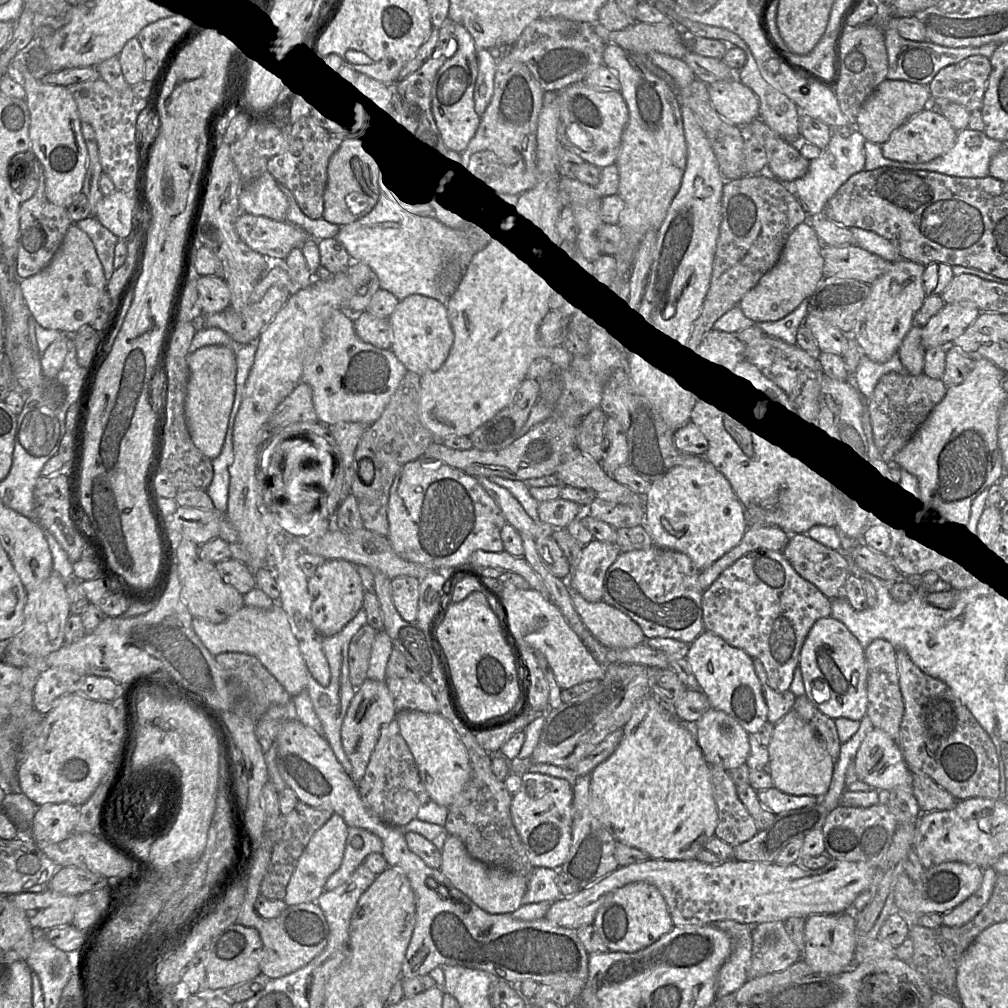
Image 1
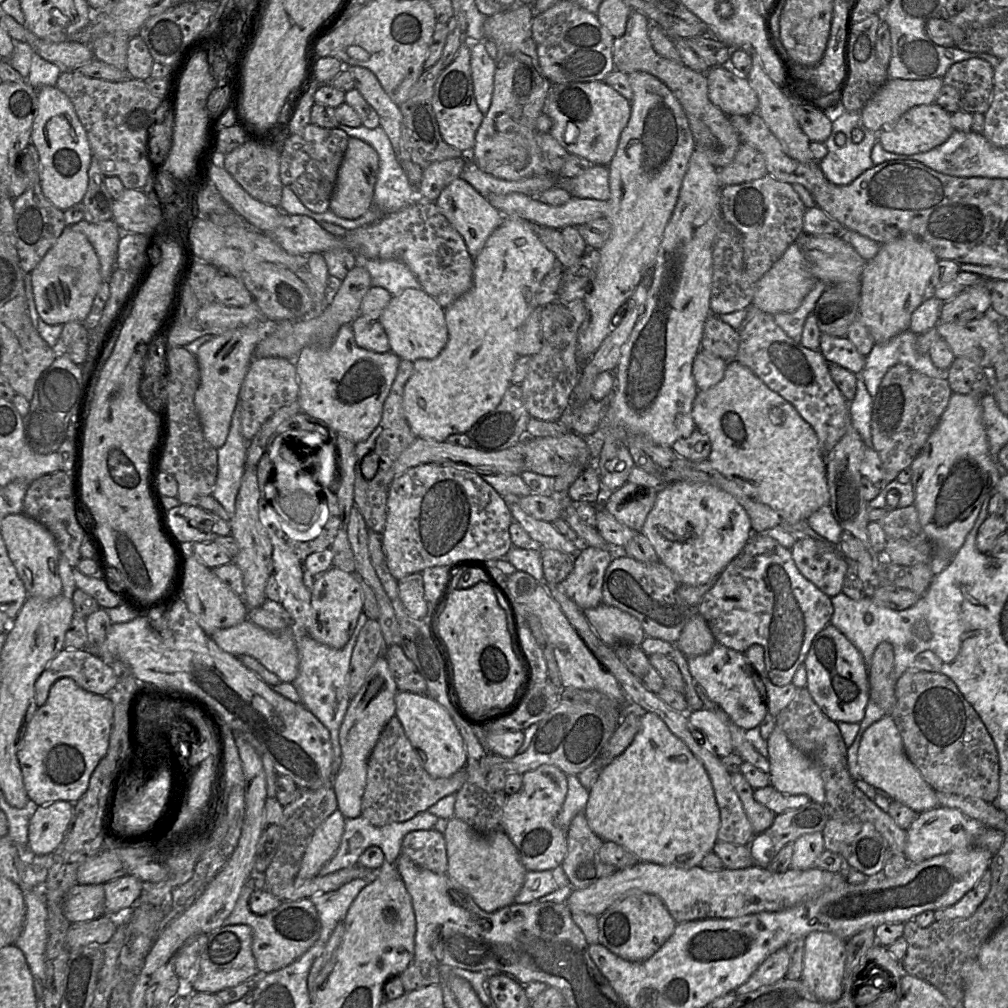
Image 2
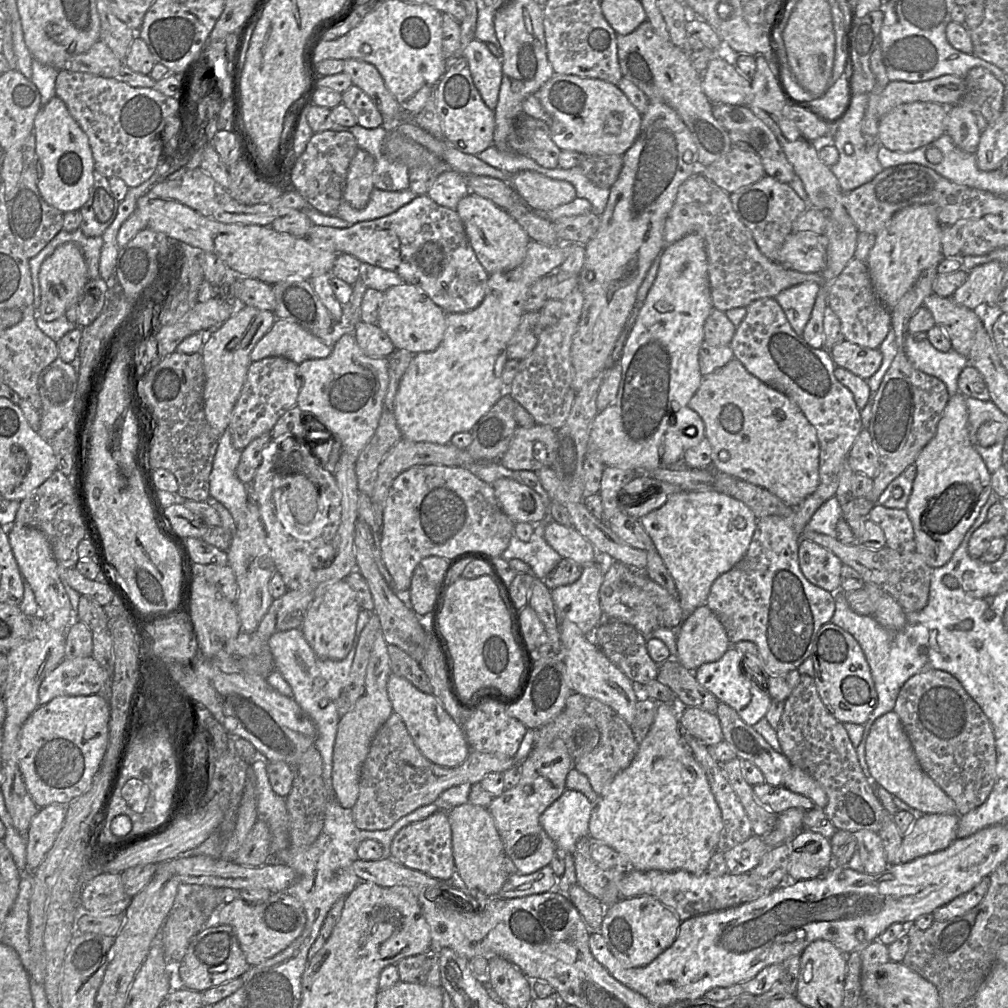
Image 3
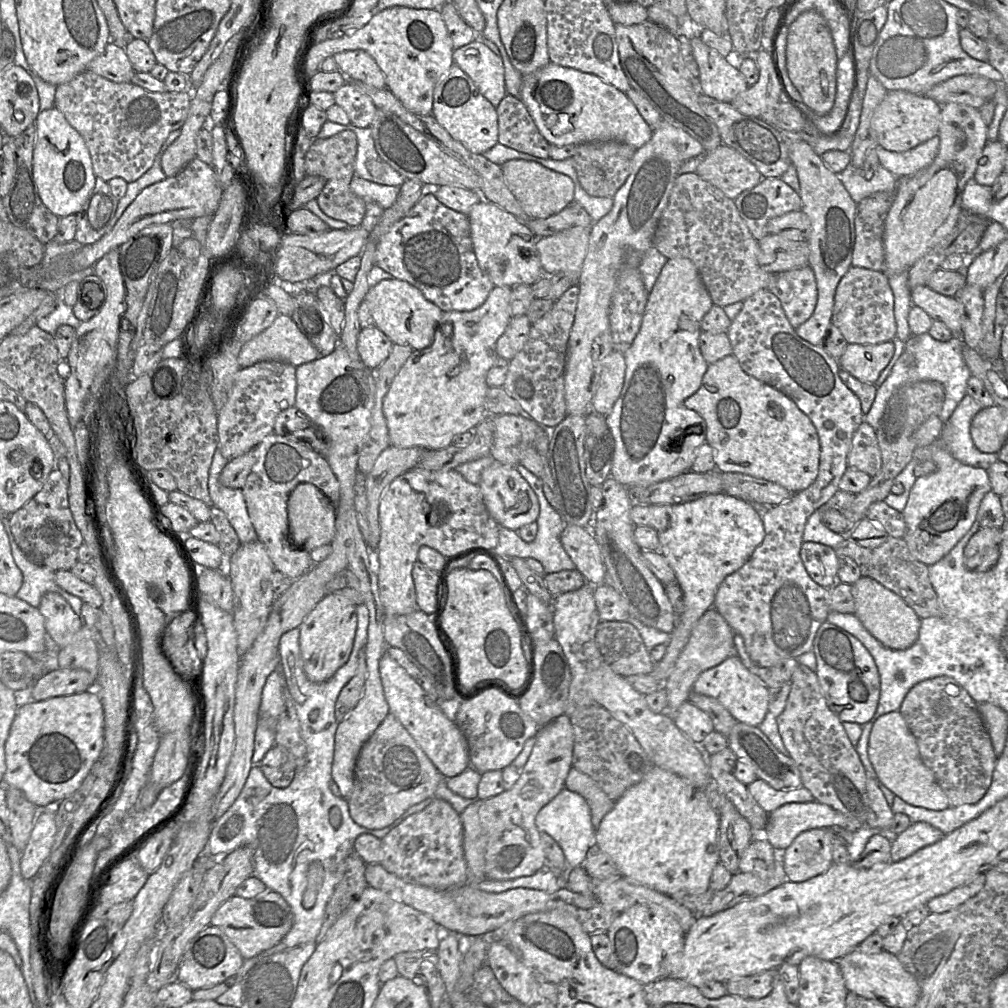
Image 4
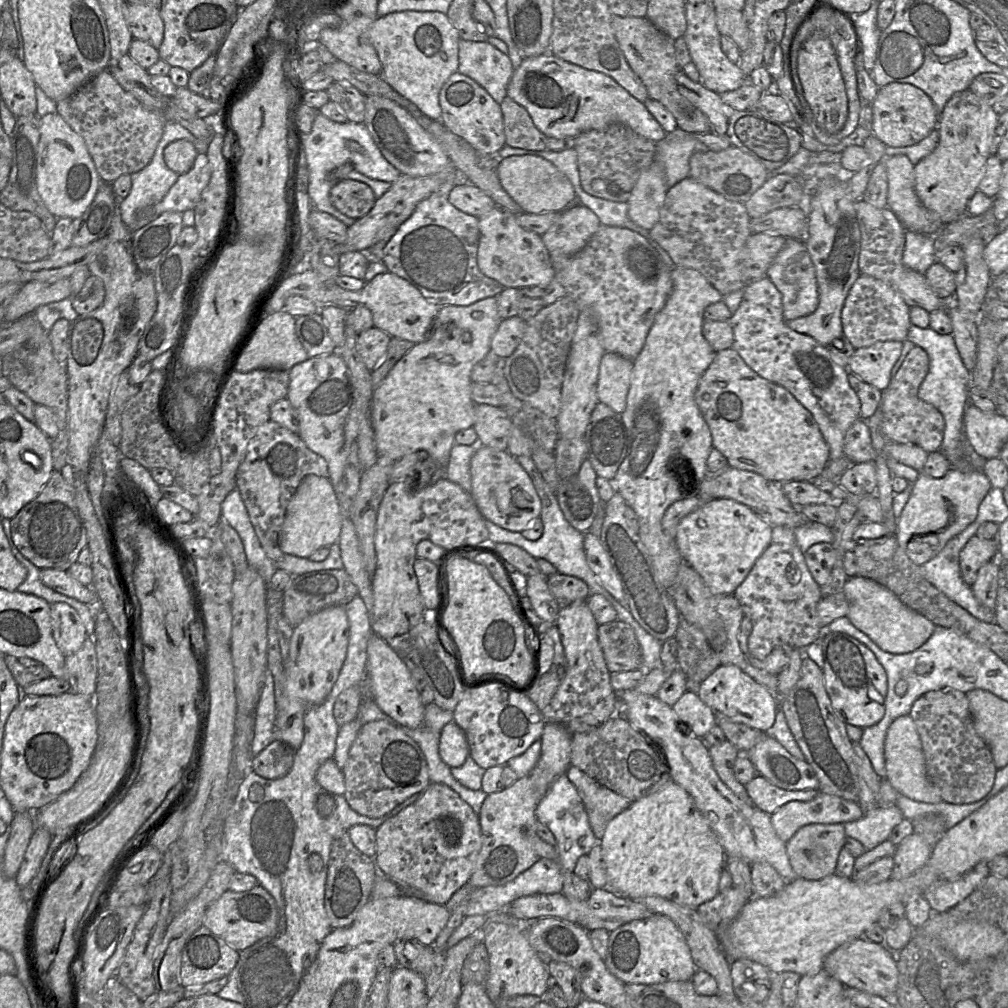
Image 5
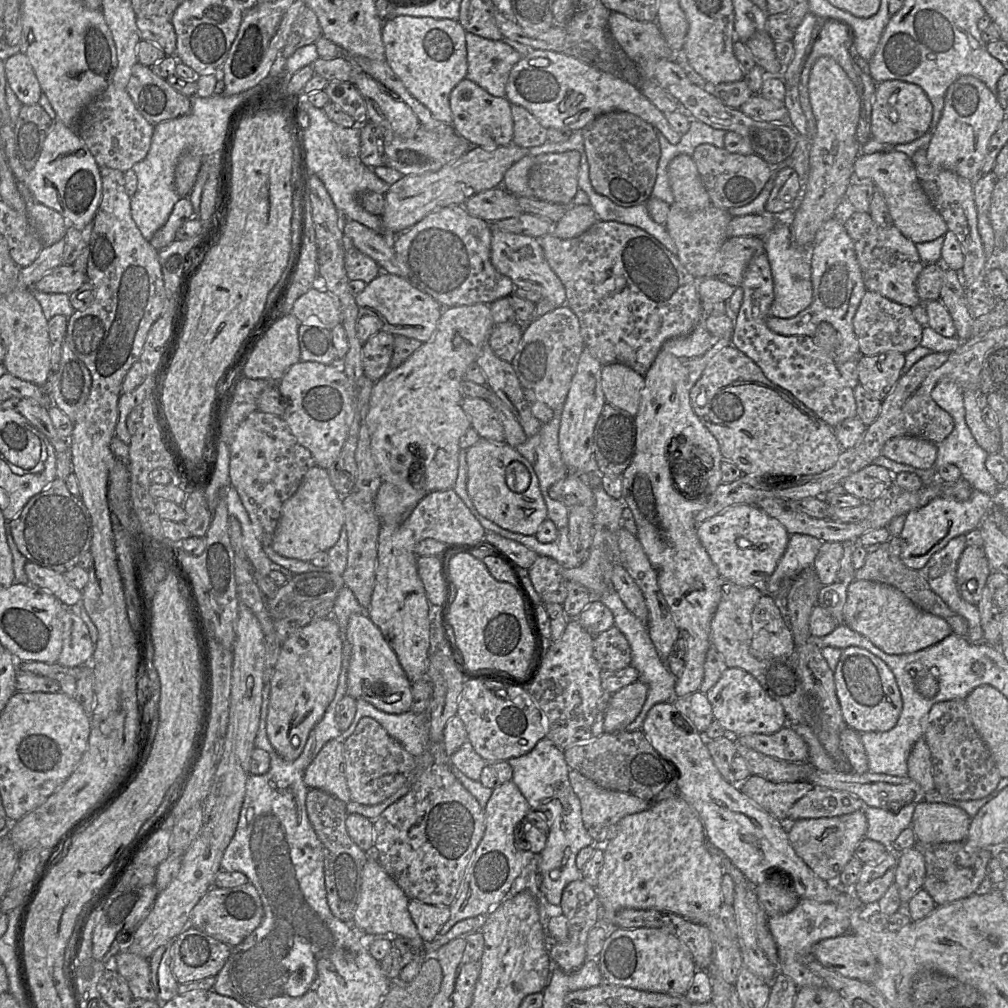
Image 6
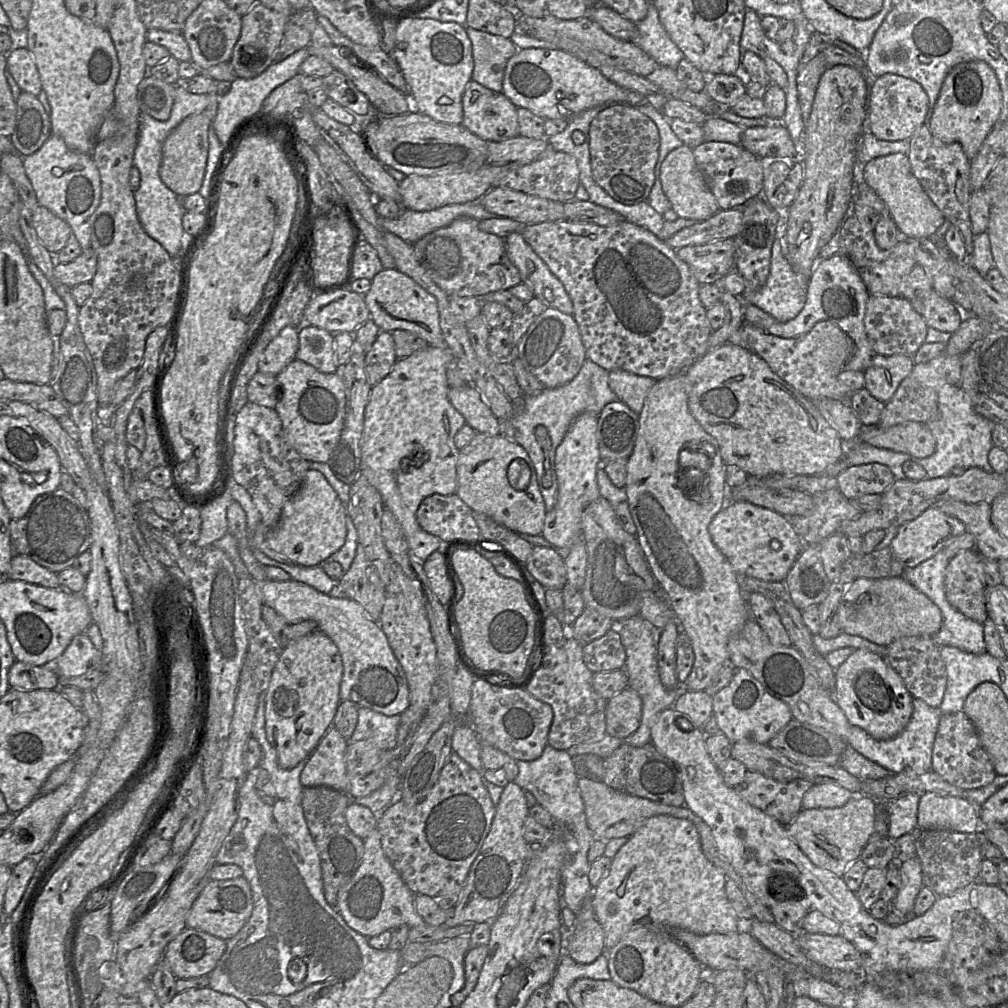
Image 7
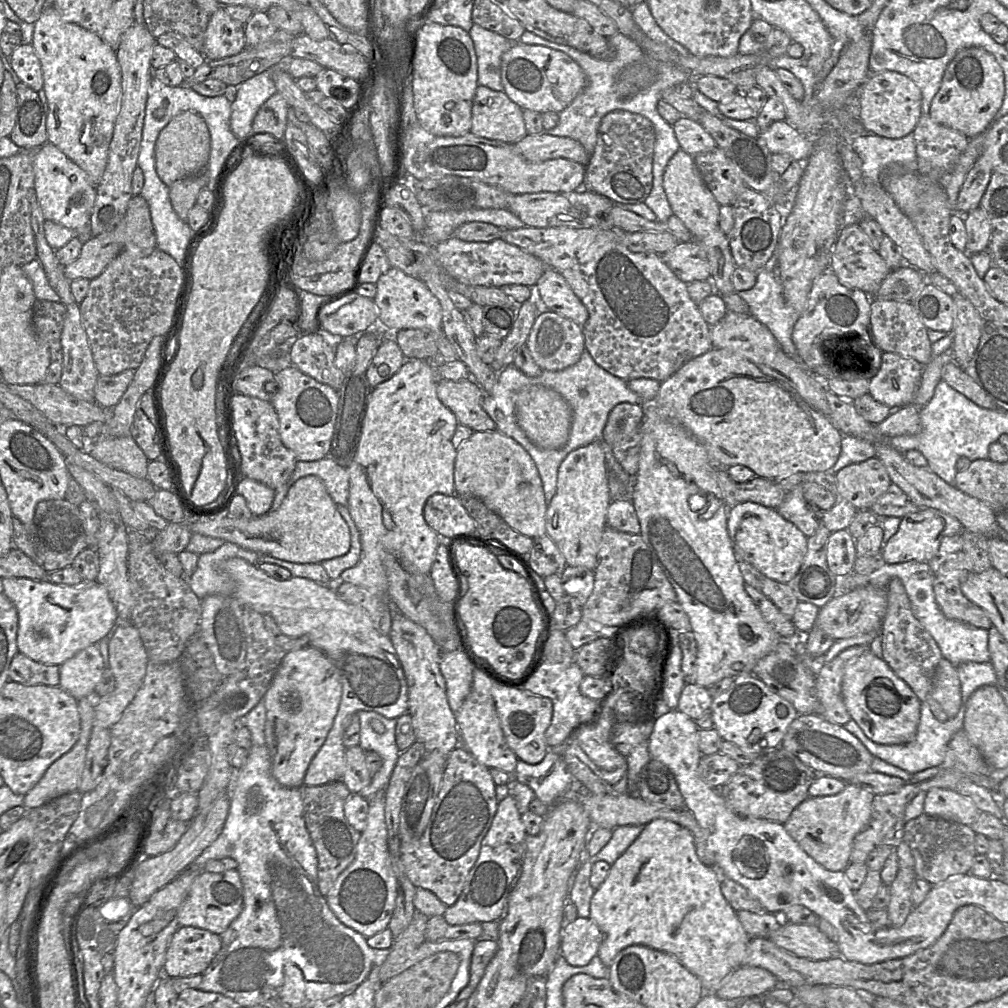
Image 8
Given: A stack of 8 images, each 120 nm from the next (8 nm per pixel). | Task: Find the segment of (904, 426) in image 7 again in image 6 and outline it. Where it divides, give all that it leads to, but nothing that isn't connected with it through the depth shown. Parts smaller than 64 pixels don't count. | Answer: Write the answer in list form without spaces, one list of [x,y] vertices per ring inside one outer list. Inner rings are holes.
[[[913,436],[894,437],[882,449],[885,457],[924,470],[934,466],[937,452],[937,444]]]

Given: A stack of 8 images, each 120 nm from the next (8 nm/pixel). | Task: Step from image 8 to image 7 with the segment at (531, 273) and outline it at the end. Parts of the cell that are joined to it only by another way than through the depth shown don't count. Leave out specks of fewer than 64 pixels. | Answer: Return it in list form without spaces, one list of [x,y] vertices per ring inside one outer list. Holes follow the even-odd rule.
[[[460,217],[413,244],[418,263],[449,297],[480,298],[522,283],[518,269],[507,256],[505,238],[482,231],[478,224],[473,218]]]

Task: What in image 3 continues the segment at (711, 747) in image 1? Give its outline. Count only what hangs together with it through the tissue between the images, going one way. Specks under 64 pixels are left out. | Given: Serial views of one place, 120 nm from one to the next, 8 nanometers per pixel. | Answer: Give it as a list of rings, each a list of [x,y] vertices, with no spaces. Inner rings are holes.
[[[696,707],[682,708],[679,724],[683,732],[695,738],[707,747],[723,741],[723,733],[716,714]]]

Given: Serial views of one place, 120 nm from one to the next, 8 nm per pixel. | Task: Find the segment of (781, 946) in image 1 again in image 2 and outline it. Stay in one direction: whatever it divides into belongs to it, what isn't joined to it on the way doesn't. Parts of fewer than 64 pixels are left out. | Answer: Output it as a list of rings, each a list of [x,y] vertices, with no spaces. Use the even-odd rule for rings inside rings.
[[[782,947],[769,955],[753,972],[753,974],[734,993],[736,996],[754,991],[762,986],[771,985],[786,978],[790,957],[786,947]]]

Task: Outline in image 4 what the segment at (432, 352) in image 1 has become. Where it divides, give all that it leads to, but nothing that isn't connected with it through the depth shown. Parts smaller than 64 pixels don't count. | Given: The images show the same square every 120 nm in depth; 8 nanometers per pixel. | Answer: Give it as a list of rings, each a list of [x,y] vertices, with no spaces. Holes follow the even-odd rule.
[[[394,277],[382,280],[370,287],[364,302],[374,319],[375,326],[393,344],[408,345],[414,350],[423,350],[433,343],[435,330],[443,311],[408,282]]]

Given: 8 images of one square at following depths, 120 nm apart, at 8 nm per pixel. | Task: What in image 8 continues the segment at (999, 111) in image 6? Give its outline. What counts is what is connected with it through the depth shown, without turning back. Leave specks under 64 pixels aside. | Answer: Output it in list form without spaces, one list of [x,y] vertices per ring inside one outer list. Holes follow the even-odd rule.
[[[964,48],[944,71],[941,86],[932,99],[930,117],[970,139],[986,129],[1000,109],[1004,95],[1004,73],[995,57],[983,48]]]

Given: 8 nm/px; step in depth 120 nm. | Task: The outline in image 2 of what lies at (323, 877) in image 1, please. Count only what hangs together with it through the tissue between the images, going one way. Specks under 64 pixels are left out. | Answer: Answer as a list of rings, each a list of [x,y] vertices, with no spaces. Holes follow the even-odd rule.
[[[337,809],[315,830],[303,855],[297,878],[309,879],[317,876],[336,854],[344,832],[344,820]]]

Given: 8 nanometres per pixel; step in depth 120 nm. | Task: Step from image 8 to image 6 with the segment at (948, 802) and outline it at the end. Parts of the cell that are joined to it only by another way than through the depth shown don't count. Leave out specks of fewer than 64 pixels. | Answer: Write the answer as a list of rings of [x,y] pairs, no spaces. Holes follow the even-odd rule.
[[[938,802],[916,804],[912,829],[916,840],[927,844],[964,841],[971,817],[961,808]]]

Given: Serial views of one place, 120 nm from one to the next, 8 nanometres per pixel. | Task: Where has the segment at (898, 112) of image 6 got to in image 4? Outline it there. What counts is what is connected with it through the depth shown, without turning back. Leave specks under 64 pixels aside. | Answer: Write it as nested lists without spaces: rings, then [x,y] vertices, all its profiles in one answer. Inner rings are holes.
[[[902,90],[887,91],[874,111],[871,125],[878,145],[894,152],[904,152],[930,140],[939,133],[942,105],[935,100]]]

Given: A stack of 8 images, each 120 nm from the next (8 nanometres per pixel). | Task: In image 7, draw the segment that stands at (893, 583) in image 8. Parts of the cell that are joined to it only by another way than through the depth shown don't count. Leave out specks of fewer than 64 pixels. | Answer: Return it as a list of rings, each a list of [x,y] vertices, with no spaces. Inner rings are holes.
[[[931,636],[901,637],[886,647],[887,663],[902,678],[907,690],[914,698],[923,700],[929,706],[939,708],[945,694],[947,673],[940,655],[940,646]]]

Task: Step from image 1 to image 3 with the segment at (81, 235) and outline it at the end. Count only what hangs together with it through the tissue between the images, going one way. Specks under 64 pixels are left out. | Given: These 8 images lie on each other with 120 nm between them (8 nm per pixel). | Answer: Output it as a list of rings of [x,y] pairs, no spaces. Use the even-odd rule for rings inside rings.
[[[67,242],[58,246],[41,264],[38,274],[41,304],[38,311],[44,321],[51,322],[65,315],[66,310],[77,304],[88,279],[87,265],[79,246]]]

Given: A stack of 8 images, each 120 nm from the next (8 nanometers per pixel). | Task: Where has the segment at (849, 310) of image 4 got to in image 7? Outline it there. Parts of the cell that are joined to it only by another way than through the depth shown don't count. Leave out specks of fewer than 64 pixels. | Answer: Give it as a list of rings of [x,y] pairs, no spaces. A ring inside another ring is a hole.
[[[870,295],[864,317],[865,331],[875,354],[914,355],[925,342],[927,324],[911,302],[901,296]]]

